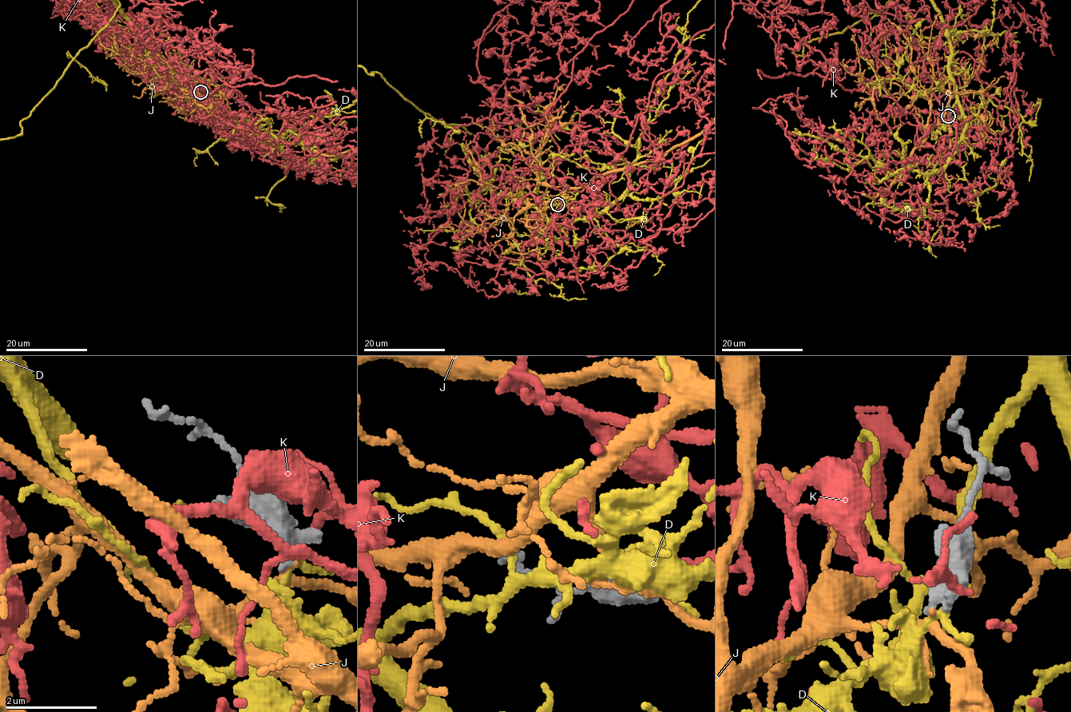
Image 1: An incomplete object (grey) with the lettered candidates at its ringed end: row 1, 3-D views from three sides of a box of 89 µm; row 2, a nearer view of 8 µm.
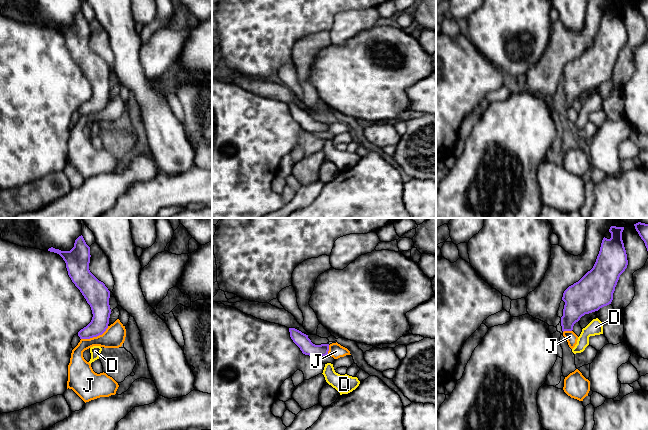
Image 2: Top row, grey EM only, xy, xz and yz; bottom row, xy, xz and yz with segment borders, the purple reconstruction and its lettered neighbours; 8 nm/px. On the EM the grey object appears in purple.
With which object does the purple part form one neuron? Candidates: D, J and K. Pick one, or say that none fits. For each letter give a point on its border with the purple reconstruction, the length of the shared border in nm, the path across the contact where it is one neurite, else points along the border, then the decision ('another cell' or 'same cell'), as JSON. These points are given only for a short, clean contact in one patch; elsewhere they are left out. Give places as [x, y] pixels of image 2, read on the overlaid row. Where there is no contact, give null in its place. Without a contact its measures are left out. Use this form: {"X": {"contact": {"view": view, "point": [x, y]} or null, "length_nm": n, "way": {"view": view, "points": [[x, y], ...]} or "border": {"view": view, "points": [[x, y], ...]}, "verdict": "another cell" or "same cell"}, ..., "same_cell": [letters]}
{"D": {"contact": null, "verdict": "another cell"}, "J": {"contact": {"view": "xy", "point": [95, 336]}, "length_nm": 240, "border": {"view": "xy", "points": [[108, 326], [101, 334], [81, 339]]}, "verdict": "another cell"}, "K": {"contact": null, "verdict": "another cell"}, "same_cell": []}

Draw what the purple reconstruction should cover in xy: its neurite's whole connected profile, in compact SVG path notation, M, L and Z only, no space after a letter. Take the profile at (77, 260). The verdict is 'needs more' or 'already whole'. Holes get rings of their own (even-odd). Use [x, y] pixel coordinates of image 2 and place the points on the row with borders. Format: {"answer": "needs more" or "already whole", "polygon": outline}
{"answer": "already whole", "polygon": "M79 236L70 251L53 247L48 251L59 254L66 263L68 275L80 290L92 310L91 322L78 332L80 339L90 339L102 335L108 328L111 309L110 291L89 270L90 247L83 236Z"}

